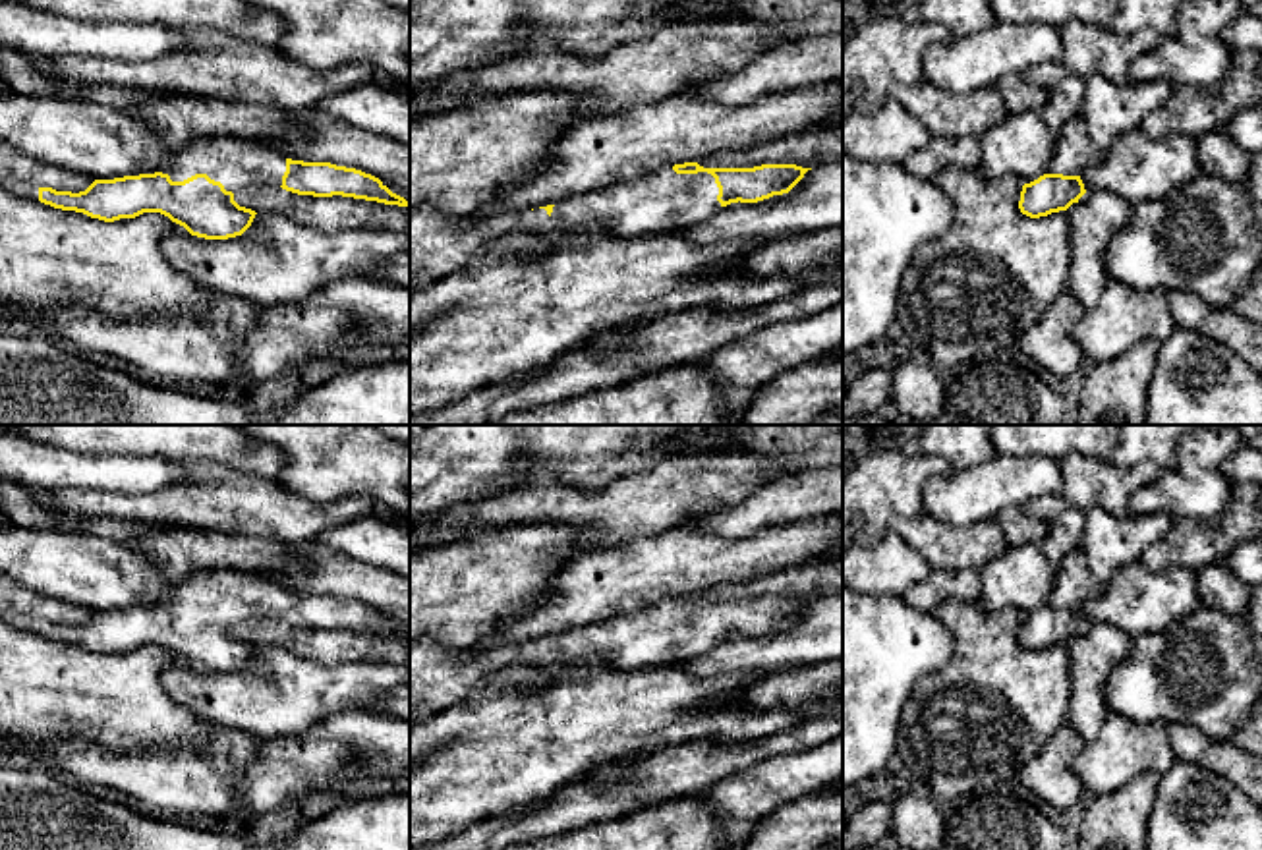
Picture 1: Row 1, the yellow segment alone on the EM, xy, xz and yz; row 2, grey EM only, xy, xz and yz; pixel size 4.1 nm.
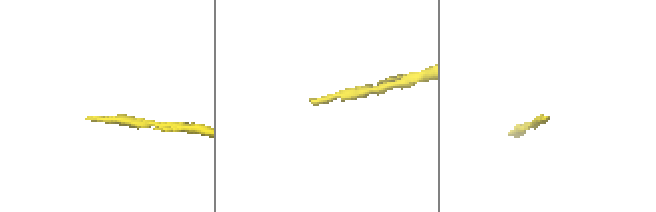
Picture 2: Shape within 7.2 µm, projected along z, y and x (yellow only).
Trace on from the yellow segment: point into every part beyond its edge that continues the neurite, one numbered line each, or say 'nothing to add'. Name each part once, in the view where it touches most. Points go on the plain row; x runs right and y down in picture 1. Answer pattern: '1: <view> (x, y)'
1: xy (236, 595)

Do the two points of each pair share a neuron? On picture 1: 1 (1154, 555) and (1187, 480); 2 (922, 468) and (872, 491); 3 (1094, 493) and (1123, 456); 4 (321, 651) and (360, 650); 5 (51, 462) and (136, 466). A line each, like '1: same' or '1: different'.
1: different
2: same
3: different
4: same
5: same

